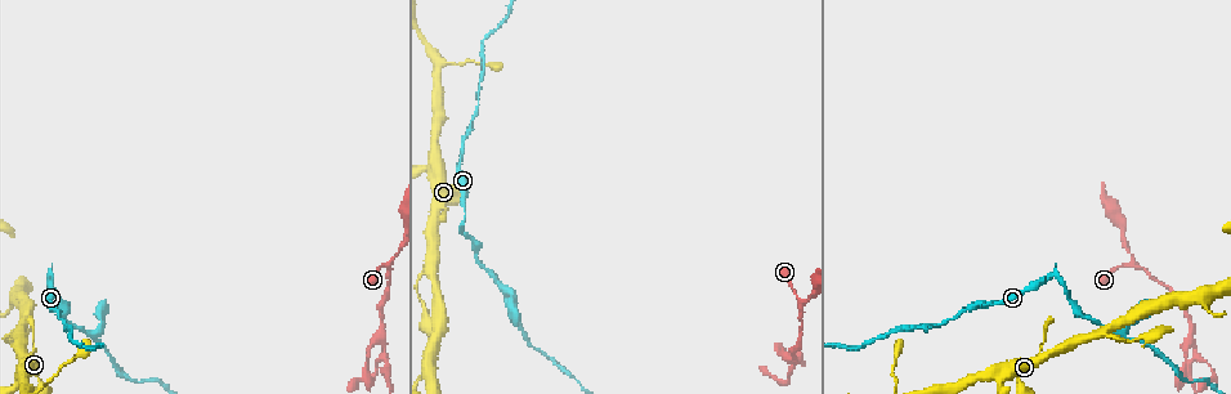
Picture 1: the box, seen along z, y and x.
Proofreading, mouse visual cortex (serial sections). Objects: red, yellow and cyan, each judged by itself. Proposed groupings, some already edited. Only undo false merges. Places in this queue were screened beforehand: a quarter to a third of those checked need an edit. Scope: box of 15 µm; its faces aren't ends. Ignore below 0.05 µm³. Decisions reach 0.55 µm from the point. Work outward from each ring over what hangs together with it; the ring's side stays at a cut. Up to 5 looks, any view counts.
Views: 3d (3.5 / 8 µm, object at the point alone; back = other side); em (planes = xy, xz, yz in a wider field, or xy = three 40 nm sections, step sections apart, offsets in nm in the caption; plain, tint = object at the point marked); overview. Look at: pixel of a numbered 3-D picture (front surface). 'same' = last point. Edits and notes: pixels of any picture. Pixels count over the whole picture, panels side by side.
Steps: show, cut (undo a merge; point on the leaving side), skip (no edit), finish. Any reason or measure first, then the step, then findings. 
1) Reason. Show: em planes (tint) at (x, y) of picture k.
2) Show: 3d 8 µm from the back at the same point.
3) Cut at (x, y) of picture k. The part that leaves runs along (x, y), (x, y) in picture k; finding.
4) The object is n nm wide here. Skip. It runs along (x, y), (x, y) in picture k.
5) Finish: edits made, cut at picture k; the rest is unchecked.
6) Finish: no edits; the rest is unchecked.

Abrupt turn. Show: 3d 3.5 µm at (797, 303) of picture 1.

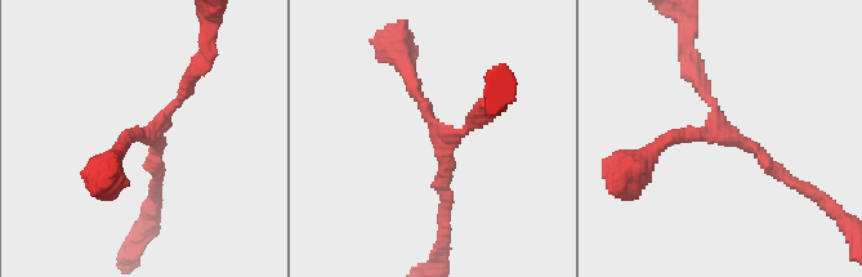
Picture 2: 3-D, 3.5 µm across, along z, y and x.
3 arms meet here; the arms are 150, 150, 200 nm wide; need the tissue. Show: em xy step 3 (tint) at (150, 131) of picture 2.

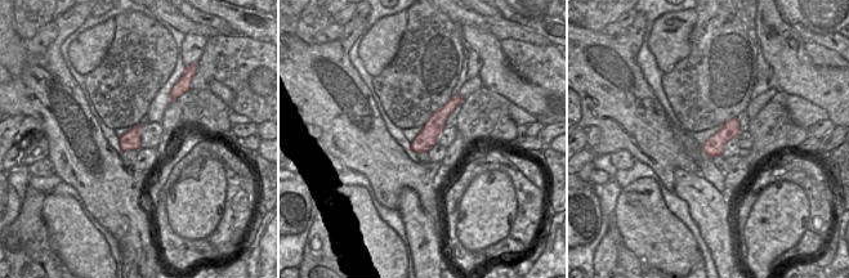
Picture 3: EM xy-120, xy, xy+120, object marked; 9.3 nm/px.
The object is 190 nm wide here. Skip. It runs along (456, 99), (415, 148) in picture 3; one cell here.

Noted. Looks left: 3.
Arms part here. Show: 3d 3.5 µm at (1191, 337) of picture 1.

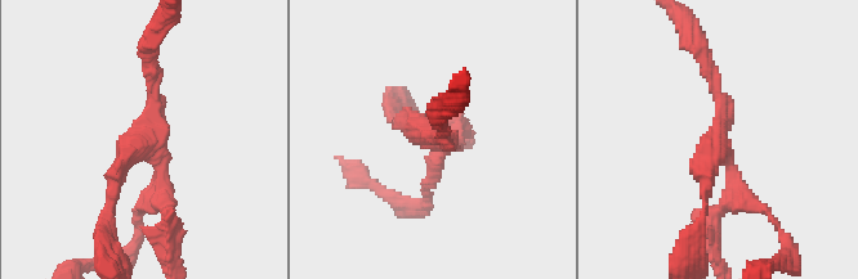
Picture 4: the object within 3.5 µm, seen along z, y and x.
3 arms meet here; the arms are 150, 200, 200 nm wide; need the tissue. Show: em xy step 2 (tint) at (443, 140) of picture 4.

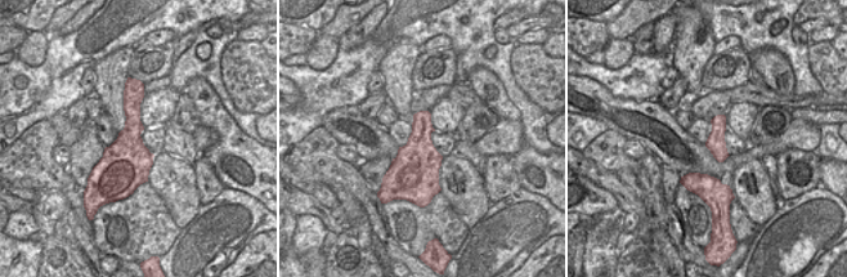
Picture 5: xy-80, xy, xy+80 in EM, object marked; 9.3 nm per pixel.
Skip. It runs along (701, 57), (746, 203) in picture 4; continuous, no second cell.

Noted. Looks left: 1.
Finish: no edits; the rest is unchecked.

